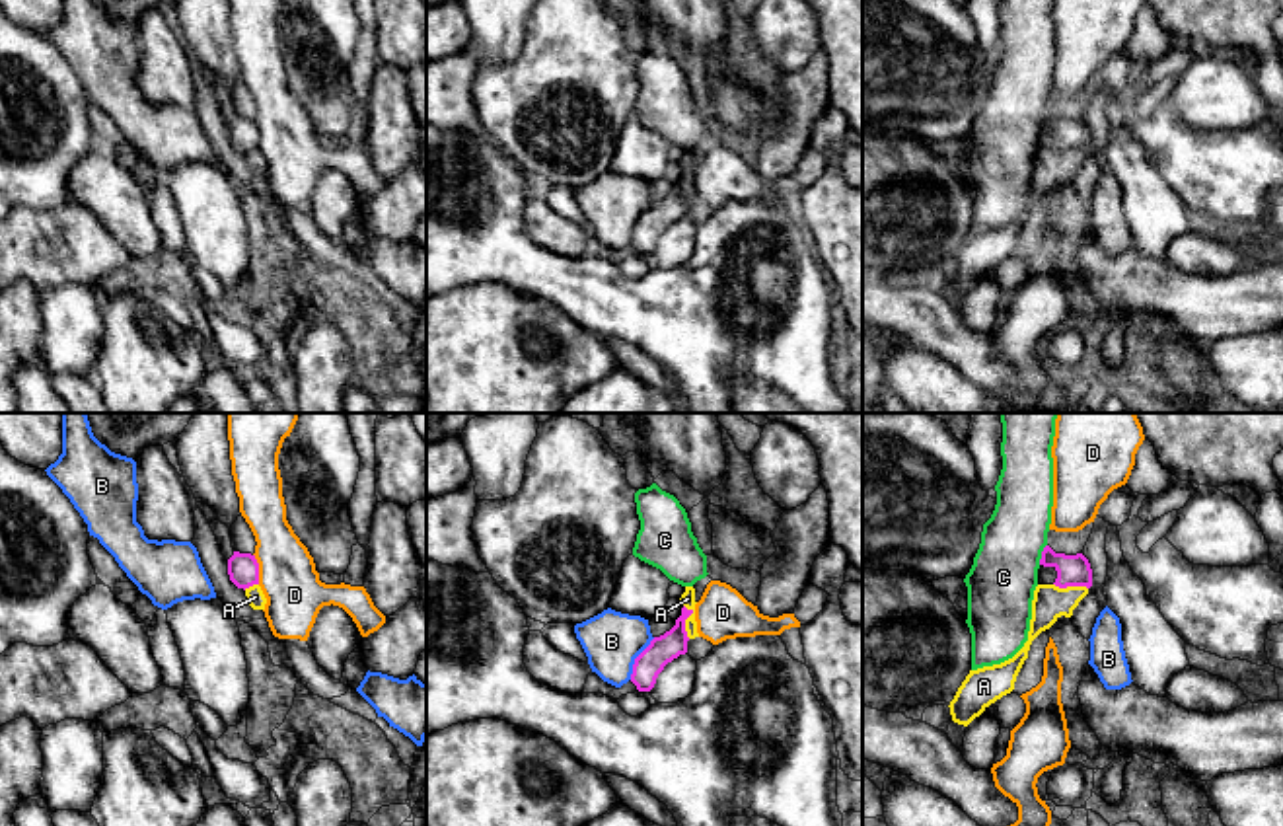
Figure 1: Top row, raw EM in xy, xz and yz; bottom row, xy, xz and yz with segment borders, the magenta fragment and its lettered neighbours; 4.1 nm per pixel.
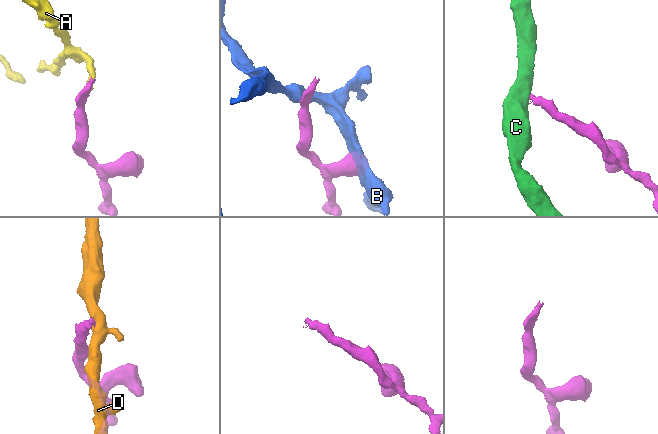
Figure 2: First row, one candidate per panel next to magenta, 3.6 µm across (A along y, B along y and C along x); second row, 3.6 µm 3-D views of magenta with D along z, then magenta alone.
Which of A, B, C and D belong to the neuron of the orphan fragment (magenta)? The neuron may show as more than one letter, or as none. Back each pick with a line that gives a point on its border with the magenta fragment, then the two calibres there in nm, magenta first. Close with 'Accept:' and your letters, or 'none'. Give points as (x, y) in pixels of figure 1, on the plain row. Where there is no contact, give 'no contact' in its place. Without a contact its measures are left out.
Accept: none

